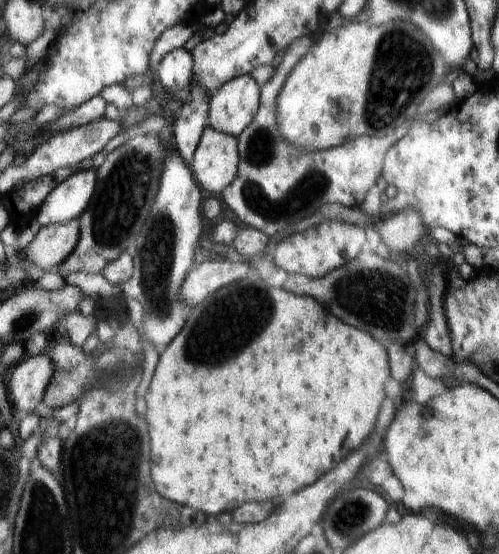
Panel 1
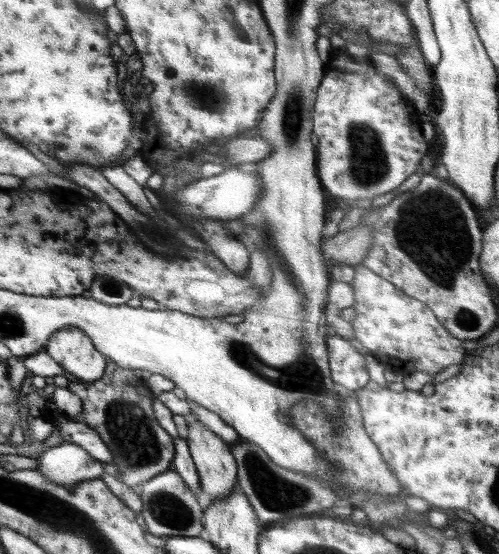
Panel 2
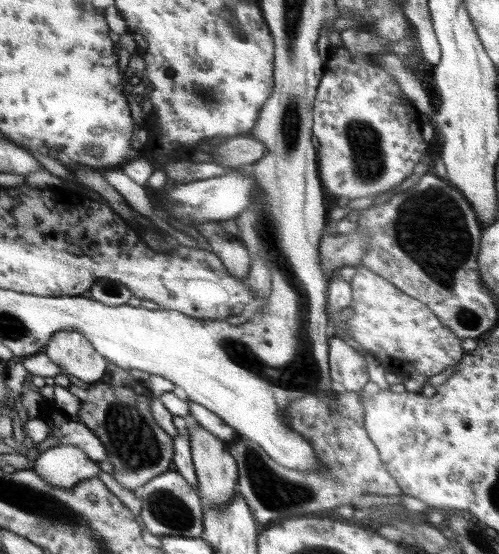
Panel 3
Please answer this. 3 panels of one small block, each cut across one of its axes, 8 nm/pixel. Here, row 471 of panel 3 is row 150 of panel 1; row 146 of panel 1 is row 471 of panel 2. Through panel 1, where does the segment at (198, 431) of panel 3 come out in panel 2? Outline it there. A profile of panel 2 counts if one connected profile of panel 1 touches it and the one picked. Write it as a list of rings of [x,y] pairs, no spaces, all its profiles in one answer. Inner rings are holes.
[[[199,420],[190,423],[187,429],[186,440],[198,470],[198,477],[200,477],[201,499],[204,505],[212,500],[222,500],[233,491],[237,484],[237,462],[230,452],[230,443],[222,440],[215,432],[208,430],[208,427]]]

